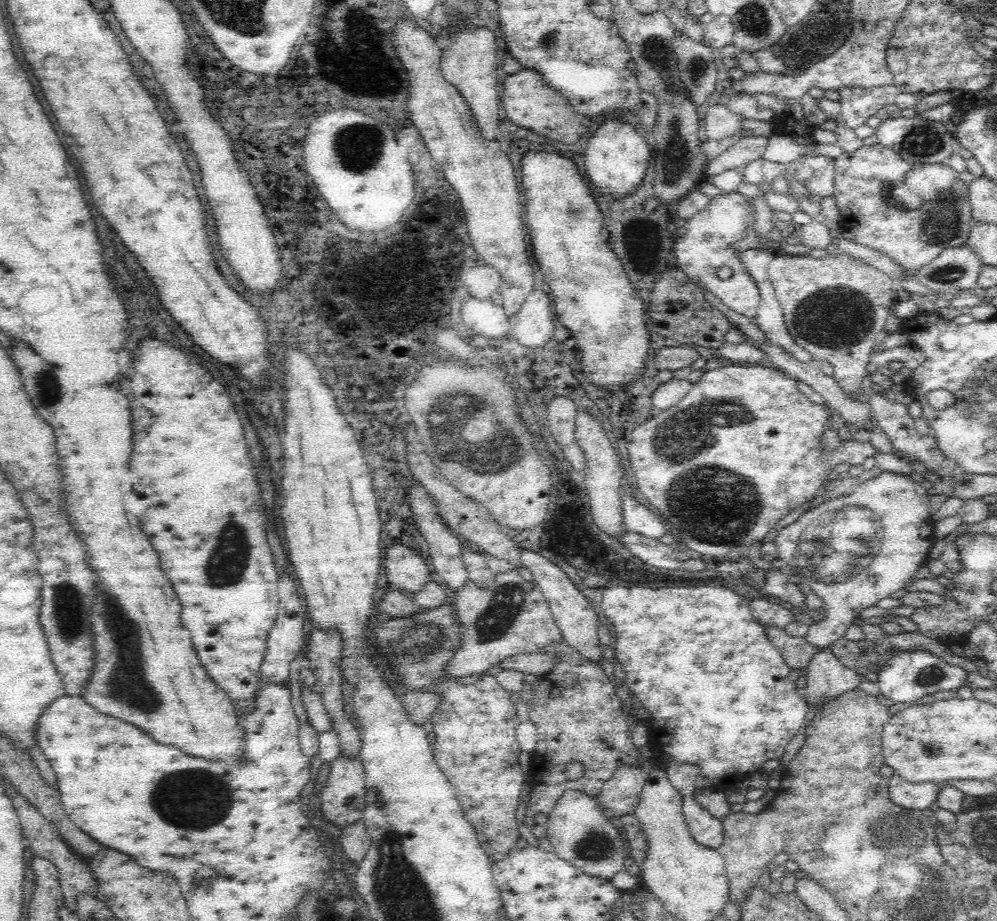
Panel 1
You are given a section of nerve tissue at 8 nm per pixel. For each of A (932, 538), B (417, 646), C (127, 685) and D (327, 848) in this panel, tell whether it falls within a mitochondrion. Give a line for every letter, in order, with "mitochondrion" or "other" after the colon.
A: other
B: mitochondrion
C: mitochondrion
D: other

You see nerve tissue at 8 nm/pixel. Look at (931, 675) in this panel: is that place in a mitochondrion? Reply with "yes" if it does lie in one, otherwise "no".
yes

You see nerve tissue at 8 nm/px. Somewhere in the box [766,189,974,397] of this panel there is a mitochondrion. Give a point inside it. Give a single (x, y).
(833, 319)

